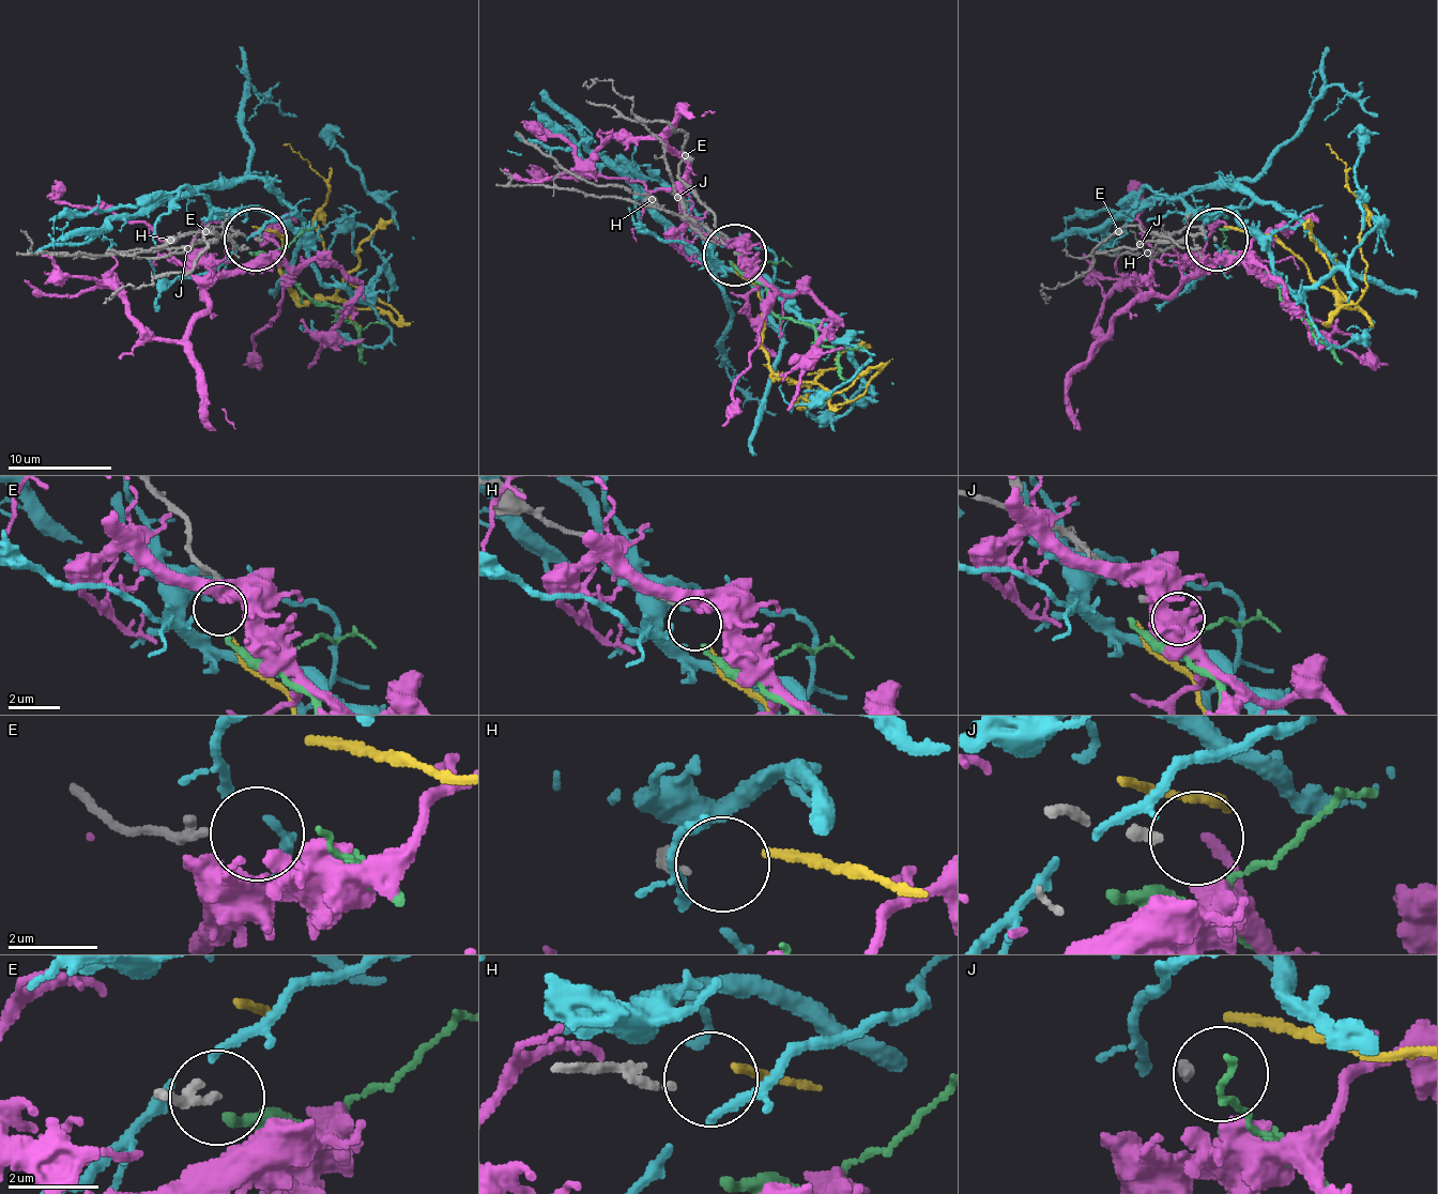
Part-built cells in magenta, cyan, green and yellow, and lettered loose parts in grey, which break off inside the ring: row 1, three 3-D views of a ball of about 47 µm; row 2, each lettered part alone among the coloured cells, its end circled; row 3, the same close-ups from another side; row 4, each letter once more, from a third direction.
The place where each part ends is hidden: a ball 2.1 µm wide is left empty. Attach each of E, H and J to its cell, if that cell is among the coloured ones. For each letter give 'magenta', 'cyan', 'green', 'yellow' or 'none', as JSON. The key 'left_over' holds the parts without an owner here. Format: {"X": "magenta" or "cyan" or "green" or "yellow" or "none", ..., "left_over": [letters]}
{"E": "green", "H": "yellow", "J": "none", "left_over": ["J"]}

